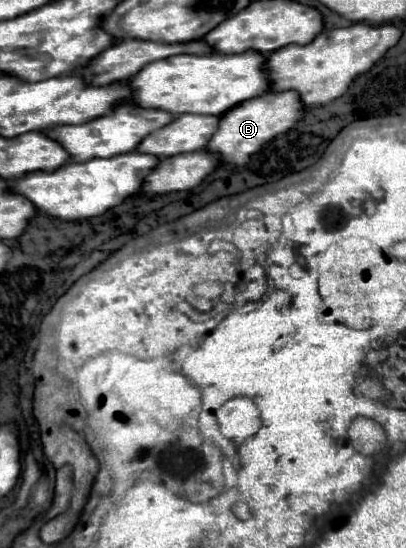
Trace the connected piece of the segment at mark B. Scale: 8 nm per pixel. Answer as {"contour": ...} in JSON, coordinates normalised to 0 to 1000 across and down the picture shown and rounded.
{"contour":[[[663,166],[643,177],[608,181],[579,199],[564,199],[539,224],[534,243],[520,250],[510,272],[544,283],[544,294],[574,301],[603,301],[623,279],[692,243],[707,243],[751,210],[751,192],[727,166]]]}

